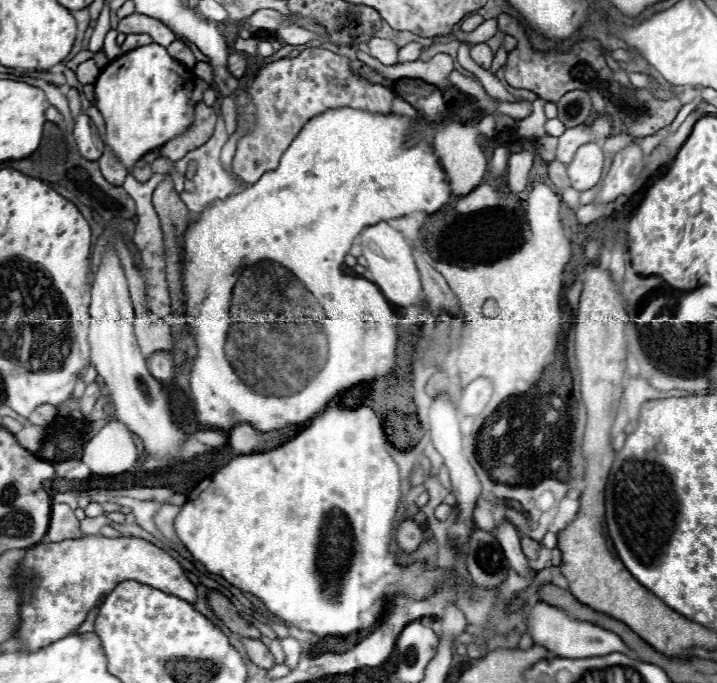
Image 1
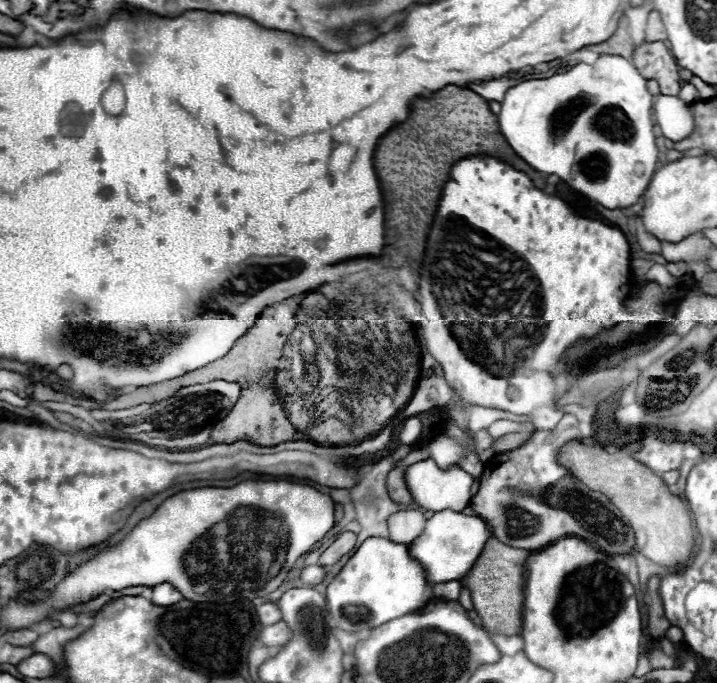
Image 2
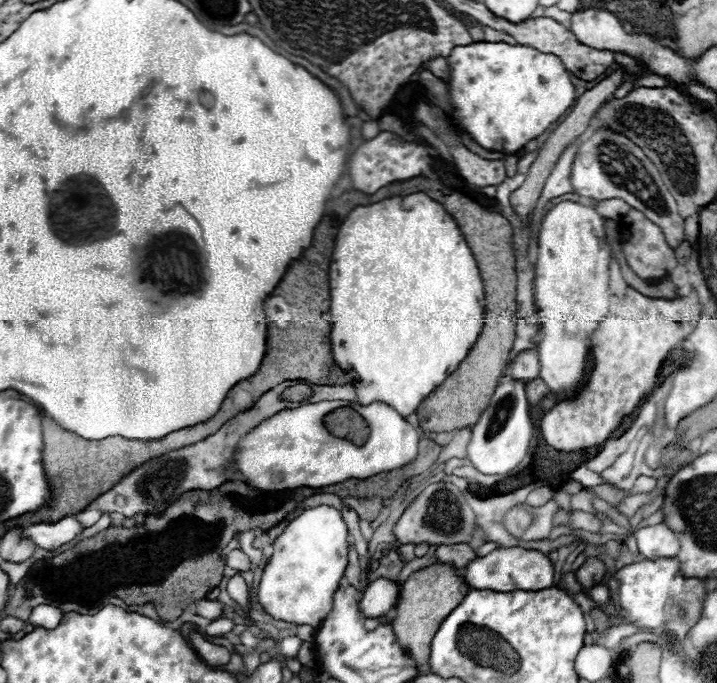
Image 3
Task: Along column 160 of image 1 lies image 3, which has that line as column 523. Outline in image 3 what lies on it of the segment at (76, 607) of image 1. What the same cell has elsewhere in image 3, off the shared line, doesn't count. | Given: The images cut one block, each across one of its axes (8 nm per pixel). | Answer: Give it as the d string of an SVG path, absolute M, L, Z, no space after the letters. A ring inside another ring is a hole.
M498 548L490 552L488 556L472 560L466 568L462 578L466 584L474 590L494 590L494 592L514 592L514 590L544 590L552 586L554 580L554 566L548 556L536 552L536 550L524 550L524 548Z

